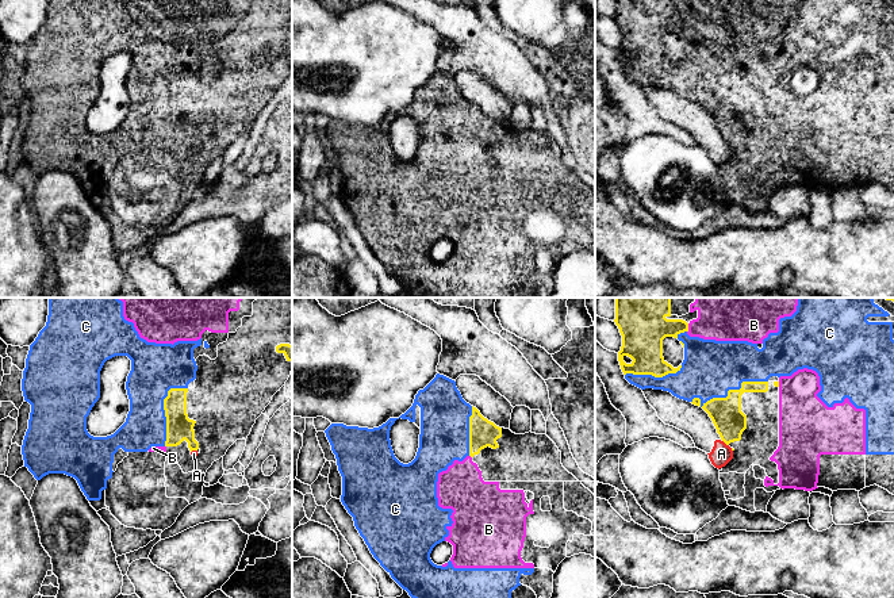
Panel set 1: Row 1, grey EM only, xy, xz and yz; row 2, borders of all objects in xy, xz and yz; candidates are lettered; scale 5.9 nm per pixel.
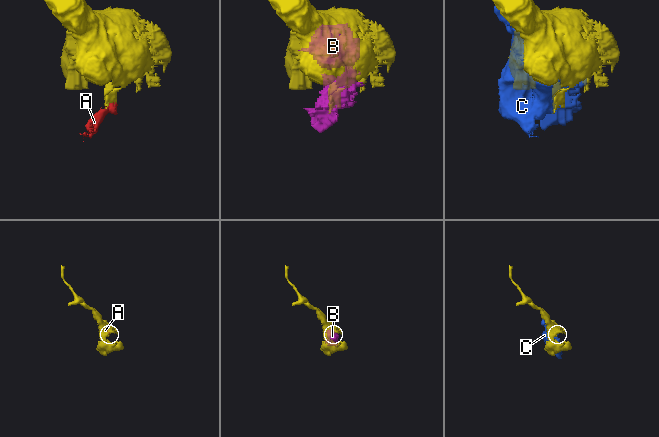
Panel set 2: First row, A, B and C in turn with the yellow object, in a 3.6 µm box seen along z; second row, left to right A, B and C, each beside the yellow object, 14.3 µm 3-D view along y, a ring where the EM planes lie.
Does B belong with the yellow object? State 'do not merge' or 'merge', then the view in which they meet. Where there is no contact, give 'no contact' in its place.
merge; meets yellow in yz

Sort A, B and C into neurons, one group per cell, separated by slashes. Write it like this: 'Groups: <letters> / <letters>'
Groups: A / B C

